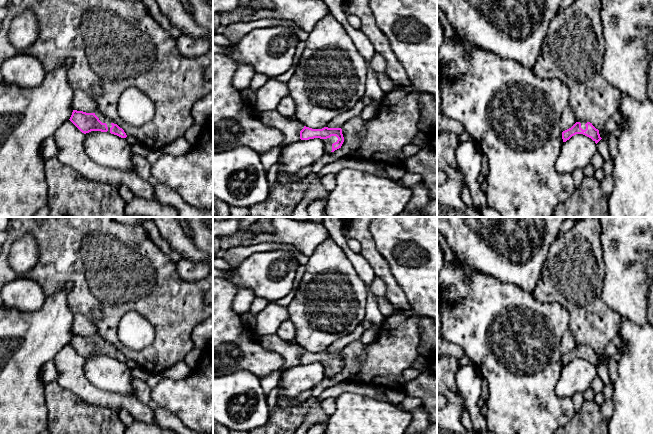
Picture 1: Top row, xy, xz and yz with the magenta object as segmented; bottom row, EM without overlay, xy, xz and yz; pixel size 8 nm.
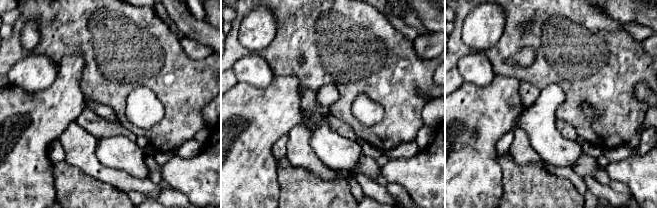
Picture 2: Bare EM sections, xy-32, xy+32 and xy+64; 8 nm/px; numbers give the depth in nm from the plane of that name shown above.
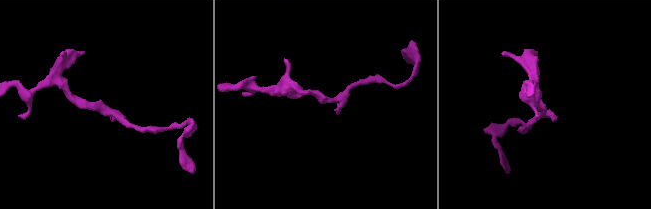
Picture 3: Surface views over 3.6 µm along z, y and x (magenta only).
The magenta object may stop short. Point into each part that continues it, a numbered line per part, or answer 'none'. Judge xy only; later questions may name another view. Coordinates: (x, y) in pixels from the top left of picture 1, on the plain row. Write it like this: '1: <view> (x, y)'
1: xy (102, 342)

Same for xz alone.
1: xz (328, 366)

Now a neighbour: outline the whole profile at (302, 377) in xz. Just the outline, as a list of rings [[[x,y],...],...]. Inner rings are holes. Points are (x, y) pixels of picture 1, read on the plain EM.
[[[323,363],[299,364],[283,370],[278,383],[278,393],[294,398],[301,392],[312,390],[324,378]]]

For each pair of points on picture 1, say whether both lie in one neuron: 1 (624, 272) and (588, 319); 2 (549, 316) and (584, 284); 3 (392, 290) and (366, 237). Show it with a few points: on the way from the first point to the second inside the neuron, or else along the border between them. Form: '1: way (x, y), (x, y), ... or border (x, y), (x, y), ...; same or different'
1: border (603, 276), (601, 299), (620, 316); different
2: border (538, 300), (558, 302), (568, 313), (568, 327); different
3: way (387, 277), (369, 250); same

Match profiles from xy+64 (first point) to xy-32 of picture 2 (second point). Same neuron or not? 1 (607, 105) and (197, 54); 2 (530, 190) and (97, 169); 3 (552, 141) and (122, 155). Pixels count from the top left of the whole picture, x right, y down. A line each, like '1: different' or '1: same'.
1: different
2: different
3: same

